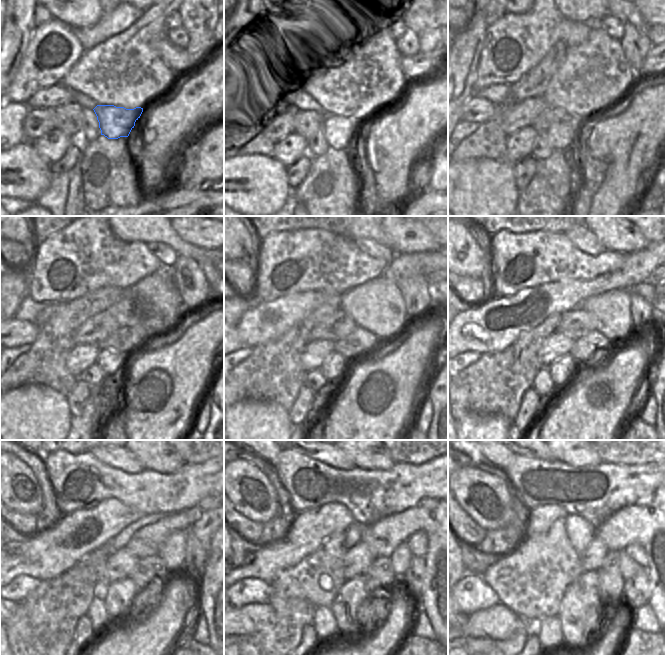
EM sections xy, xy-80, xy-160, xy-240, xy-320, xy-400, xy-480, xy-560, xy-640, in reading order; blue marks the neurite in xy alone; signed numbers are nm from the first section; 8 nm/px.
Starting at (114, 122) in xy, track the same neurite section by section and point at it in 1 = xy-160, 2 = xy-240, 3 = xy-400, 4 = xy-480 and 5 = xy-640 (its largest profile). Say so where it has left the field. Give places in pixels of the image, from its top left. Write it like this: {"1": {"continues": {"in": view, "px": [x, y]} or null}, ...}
{"1": {"continues": {"in": "xy-160", "px": [561, 136]}}, "2": {"continues": {"in": "xy-240", "px": [110, 361]}}, "3": {"continues": {"in": "xy-400", "px": [561, 371]}}, "4": {"continues": {"in": "xy-480", "px": [120, 595]}}, "5": {"continues": {"in": "xy-640", "px": [575, 618]}}}

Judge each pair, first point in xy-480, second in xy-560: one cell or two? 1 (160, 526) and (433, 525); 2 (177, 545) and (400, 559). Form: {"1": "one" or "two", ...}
{"1": "one", "2": "one"}

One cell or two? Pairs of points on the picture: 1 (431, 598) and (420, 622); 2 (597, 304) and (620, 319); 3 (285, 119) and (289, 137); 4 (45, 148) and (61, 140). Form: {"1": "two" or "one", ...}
{"1": "two", "2": "one", "3": "two", "4": "one"}

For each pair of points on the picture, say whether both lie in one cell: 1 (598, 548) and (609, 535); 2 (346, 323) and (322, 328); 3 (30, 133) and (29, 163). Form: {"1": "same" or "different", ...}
{"1": "different", "2": "same", "3": "different"}

